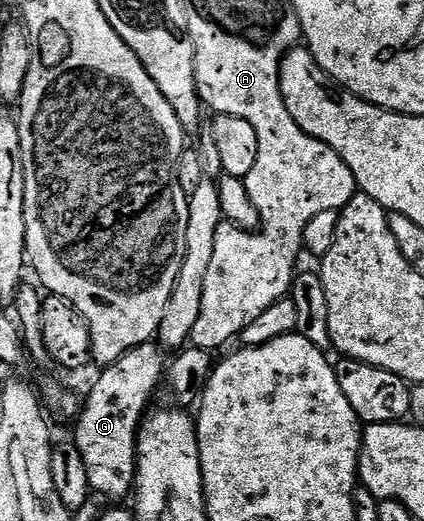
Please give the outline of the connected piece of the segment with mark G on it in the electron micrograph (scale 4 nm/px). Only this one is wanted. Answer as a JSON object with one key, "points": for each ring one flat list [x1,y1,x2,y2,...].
{"points":[[149,342,138,346,134,350,130,350,126,354,122,354,122,358,118,358,112,364,105,364,99,369,100,377,92,384,92,393,88,397,83,397,82,407,79,409,78,415,75,417,74,423,76,423,76,436,74,436,74,443,78,446,78,454,82,454,82,462,86,462,86,475,90,477,90,486,92,487,93,493,97,497,105,496,108,502,124,502,124,500,133,495,136,487,136,438,140,430,142,421,145,419,146,413,149,411,148,403,152,400,152,395,156,392,156,387,161,387,162,381,166,376,166,356,162,351,161,345,156,342]]}

